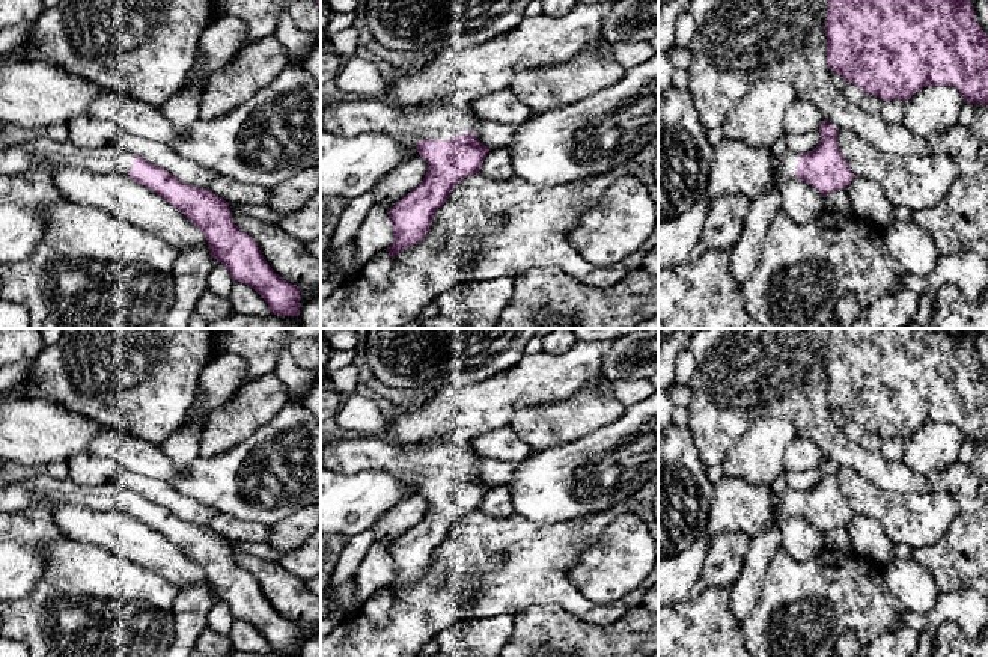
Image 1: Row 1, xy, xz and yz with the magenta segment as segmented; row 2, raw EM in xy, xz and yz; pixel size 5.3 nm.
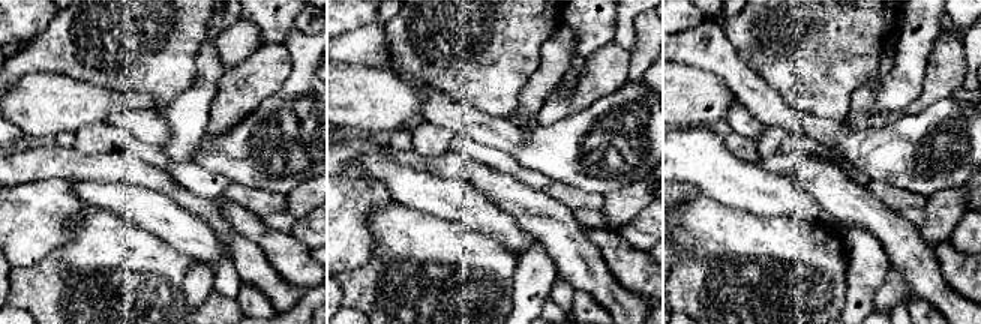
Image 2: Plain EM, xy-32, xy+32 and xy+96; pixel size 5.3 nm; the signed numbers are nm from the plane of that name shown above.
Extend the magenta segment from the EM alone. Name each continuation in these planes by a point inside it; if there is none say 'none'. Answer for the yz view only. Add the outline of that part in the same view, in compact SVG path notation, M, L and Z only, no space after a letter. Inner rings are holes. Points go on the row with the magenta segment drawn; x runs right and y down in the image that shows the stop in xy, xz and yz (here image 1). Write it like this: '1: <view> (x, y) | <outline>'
1: yz (786, 161) | M782 145L777 146L776 152L776 169L779 179L783 182L786 179L795 178L795 170L798 166L800 154L792 152Z

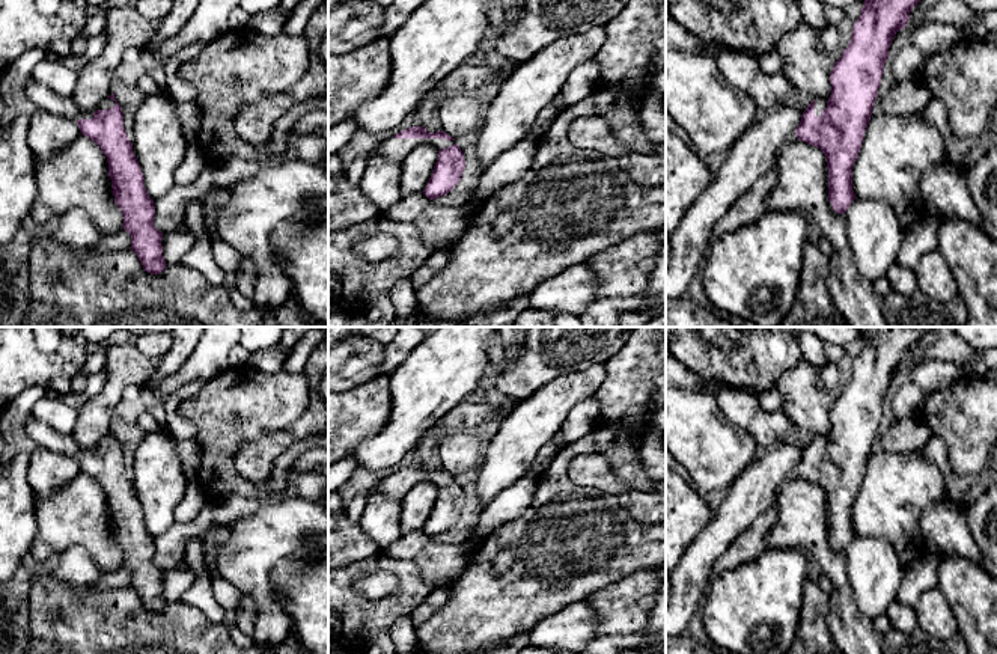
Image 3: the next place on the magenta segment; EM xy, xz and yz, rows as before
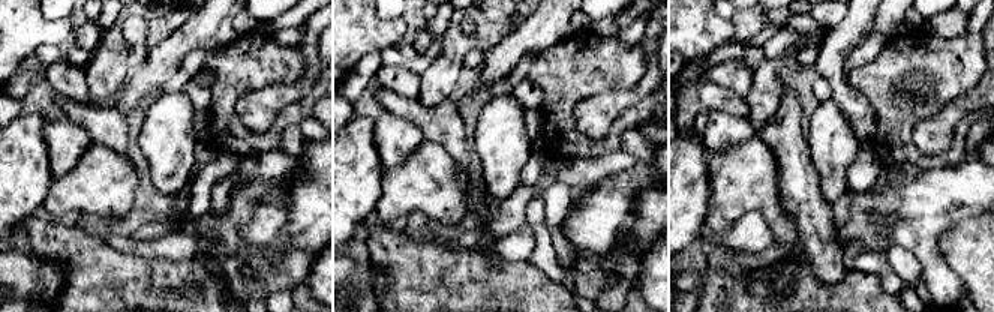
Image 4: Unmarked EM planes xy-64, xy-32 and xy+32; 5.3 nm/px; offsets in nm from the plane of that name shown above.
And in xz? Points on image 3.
1: xz (396, 149) | M386 139L377 143L377 146L367 154L367 158L372 154L383 154L395 163L401 163L410 151L413 151L420 143L429 143L438 151L455 145L455 140L444 139Z

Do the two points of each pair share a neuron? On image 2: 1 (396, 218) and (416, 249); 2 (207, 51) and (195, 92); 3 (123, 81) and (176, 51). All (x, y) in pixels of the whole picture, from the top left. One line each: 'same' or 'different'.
1: same
2: same
3: same

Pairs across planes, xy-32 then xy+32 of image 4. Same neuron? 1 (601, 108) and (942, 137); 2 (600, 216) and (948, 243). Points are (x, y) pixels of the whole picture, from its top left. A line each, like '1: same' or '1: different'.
1: same
2: different

